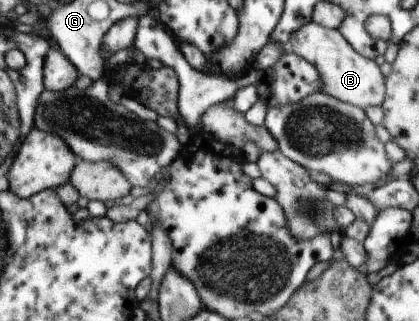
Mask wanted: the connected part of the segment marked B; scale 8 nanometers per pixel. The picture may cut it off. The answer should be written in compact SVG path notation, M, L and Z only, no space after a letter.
M311 21L305 22L290 36L289 43L294 54L313 64L323 94L362 110L382 105L385 99L385 78L380 75L379 66L372 59L359 55L338 30L322 28Z

